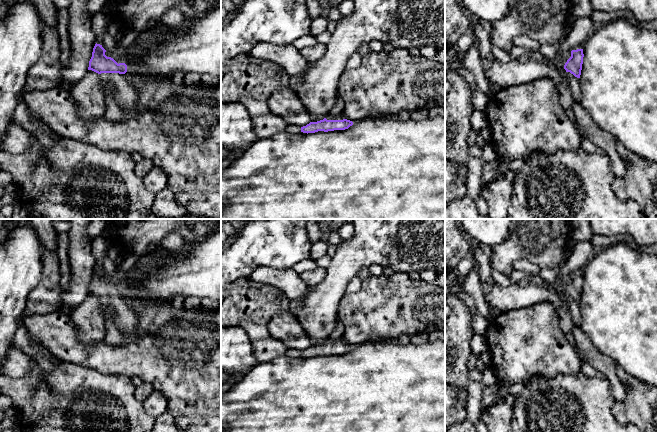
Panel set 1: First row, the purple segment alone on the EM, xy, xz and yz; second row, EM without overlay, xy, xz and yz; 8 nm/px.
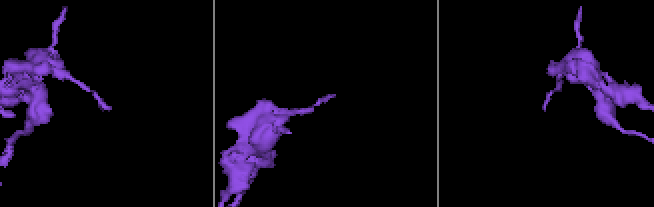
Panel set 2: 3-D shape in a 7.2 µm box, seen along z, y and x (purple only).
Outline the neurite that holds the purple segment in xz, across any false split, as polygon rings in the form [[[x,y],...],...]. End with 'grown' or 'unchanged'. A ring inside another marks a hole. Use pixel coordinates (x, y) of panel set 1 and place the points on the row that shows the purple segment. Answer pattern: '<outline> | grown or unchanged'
[[[328,115],[323,120],[317,122],[310,122],[306,126],[301,127],[303,133],[315,133],[318,131],[334,131],[334,130],[345,130],[353,125],[353,122],[347,120],[344,116],[331,116]]] | grown

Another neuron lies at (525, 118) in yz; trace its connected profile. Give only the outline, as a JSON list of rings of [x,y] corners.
[[[540,78],[491,92],[485,113],[488,126],[493,131],[491,143],[496,149],[497,159],[500,162],[493,182],[506,177],[513,160],[525,159],[532,152],[575,151],[581,146],[582,137],[578,127],[565,114],[558,89],[549,78]]]

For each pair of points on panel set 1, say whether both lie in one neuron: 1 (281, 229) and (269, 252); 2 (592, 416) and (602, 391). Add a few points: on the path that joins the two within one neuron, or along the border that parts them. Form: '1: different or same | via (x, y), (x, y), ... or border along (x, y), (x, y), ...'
1: same | via (275, 235), (269, 241), (269, 246)
2: same | via (592, 410), (592, 401), (596, 397)

